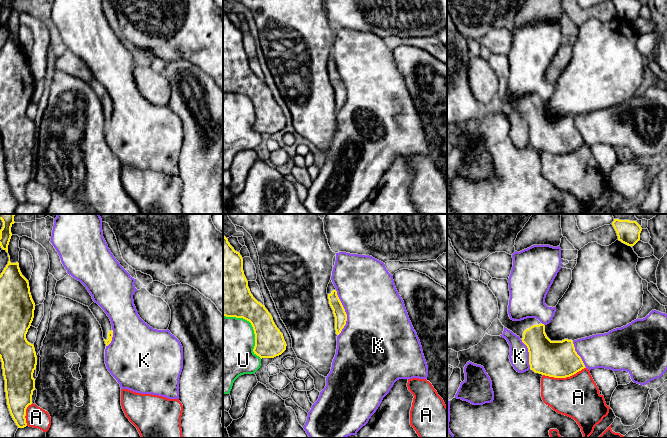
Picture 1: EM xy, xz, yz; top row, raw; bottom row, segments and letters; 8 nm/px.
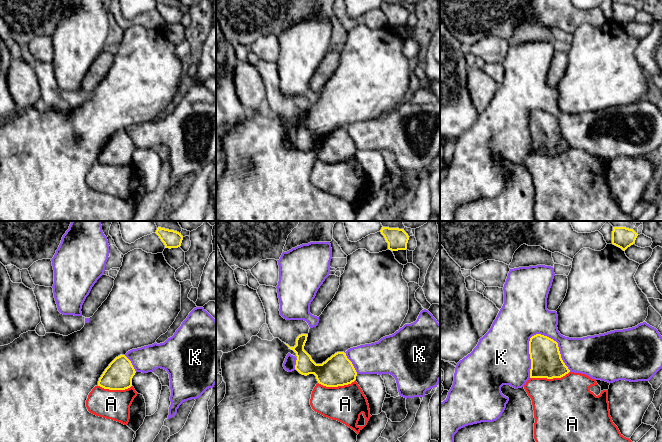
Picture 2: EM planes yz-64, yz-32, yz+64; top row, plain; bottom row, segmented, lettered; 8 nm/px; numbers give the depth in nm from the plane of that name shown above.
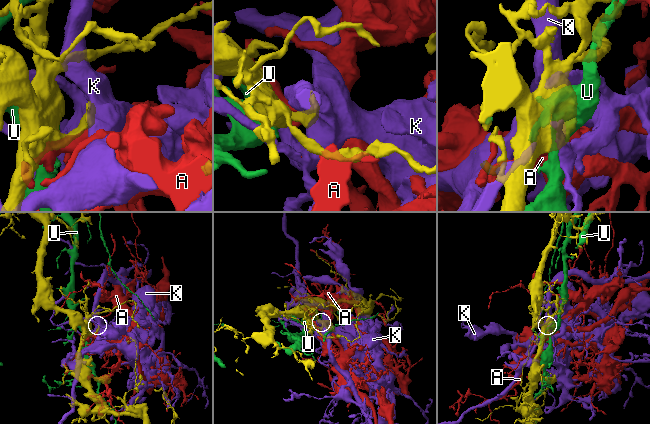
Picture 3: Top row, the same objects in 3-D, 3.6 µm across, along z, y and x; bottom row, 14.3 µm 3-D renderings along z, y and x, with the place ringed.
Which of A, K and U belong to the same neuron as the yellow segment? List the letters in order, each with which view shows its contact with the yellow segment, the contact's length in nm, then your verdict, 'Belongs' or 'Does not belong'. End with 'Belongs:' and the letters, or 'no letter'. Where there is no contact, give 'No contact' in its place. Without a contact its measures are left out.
A: Touches yellow in yz. Shared border 360 nm. Does not belong
K: Touches yellow in xz. Shared border 360 nm. Does not belong
U: Touches yellow in xz. Shared border 460 nm. Does not belong
Belongs: no letter

